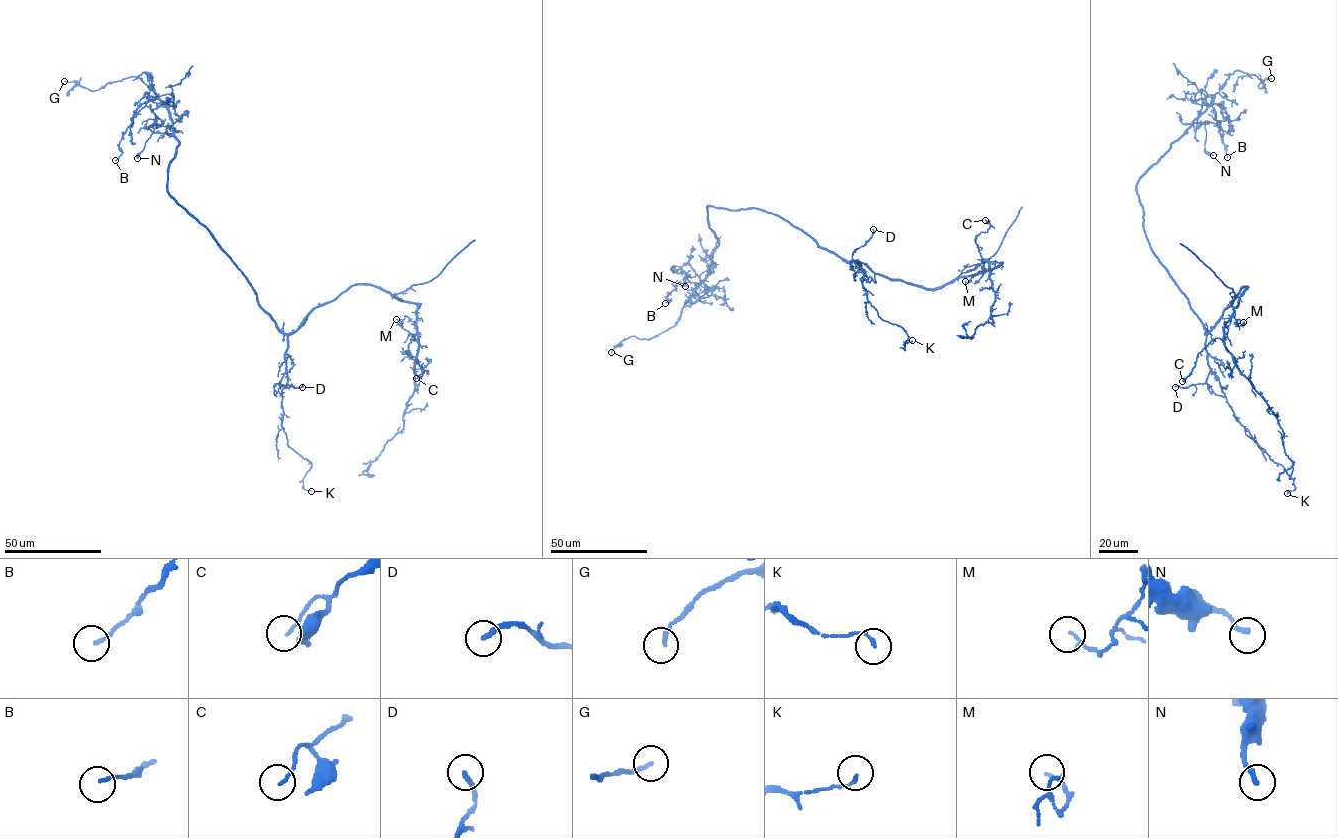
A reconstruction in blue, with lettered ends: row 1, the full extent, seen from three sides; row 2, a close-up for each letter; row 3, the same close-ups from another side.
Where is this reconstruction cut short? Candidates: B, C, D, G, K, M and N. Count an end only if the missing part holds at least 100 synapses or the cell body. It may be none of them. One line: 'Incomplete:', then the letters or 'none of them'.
Incomplete: none of them

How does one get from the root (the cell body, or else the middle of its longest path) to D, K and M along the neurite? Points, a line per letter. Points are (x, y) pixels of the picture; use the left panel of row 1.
D: (263, 308), (287, 335), (286, 372), (278, 383), (302, 387)
K: (263, 308), (287, 335), (281, 424), (287, 444), (311, 463), (303, 488), (311, 491)
M: (263, 308), (280, 331), (292, 333), (314, 309), (351, 286), (373, 284), (420, 303), (414, 321), (396, 319)

